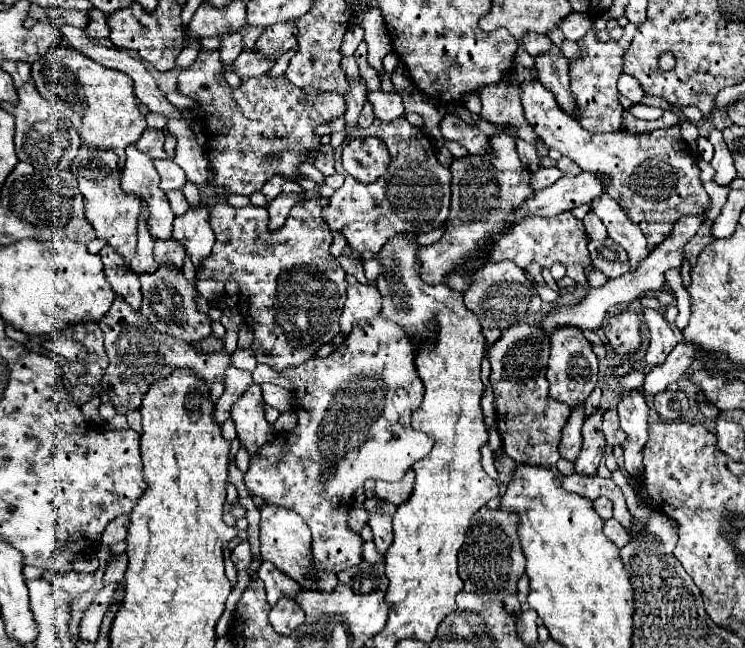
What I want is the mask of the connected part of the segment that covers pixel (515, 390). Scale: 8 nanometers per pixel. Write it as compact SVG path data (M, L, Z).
M520 323L506 329L488 349L488 361L492 367L490 383L496 397L496 427L502 435L504 453L516 463L554 467L560 459L560 431L568 421L570 409L548 393L548 355L550 335L536 323Z

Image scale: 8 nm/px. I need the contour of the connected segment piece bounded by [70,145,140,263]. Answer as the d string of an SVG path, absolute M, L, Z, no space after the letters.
M82 145L70 169L76 169L74 175L78 179L80 193L84 195L84 213L86 213L86 219L96 229L96 235L104 237L130 263L130 259L136 253L136 219L140 211L140 199L132 193L122 191L118 155L112 149L100 151L100 149Z

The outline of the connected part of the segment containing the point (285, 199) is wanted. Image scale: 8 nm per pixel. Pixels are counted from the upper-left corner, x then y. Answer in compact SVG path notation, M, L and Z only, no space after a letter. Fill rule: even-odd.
M300 191L300 193L288 193L288 195L284 193L284 195L278 195L278 199L274 199L272 203L268 203L270 227L272 227L272 229L284 225L284 221L286 221L286 217L288 217L290 209L292 209L298 201L302 201L302 195L304 195L304 191Z

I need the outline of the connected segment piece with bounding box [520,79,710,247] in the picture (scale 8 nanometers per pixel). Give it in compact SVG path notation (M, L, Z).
M536 79L520 85L520 99L526 121L534 127L536 135L548 145L548 149L556 149L560 155L570 157L584 171L606 173L610 177L606 193L618 201L632 223L642 229L648 239L648 247L656 247L656 243L672 231L672 223L676 223L680 215L692 215L692 211L708 209L710 197L702 187L700 169L690 155L688 145L680 137L678 125L640 135L626 131L594 135L582 129L578 119L572 119L558 105L556 97Z

